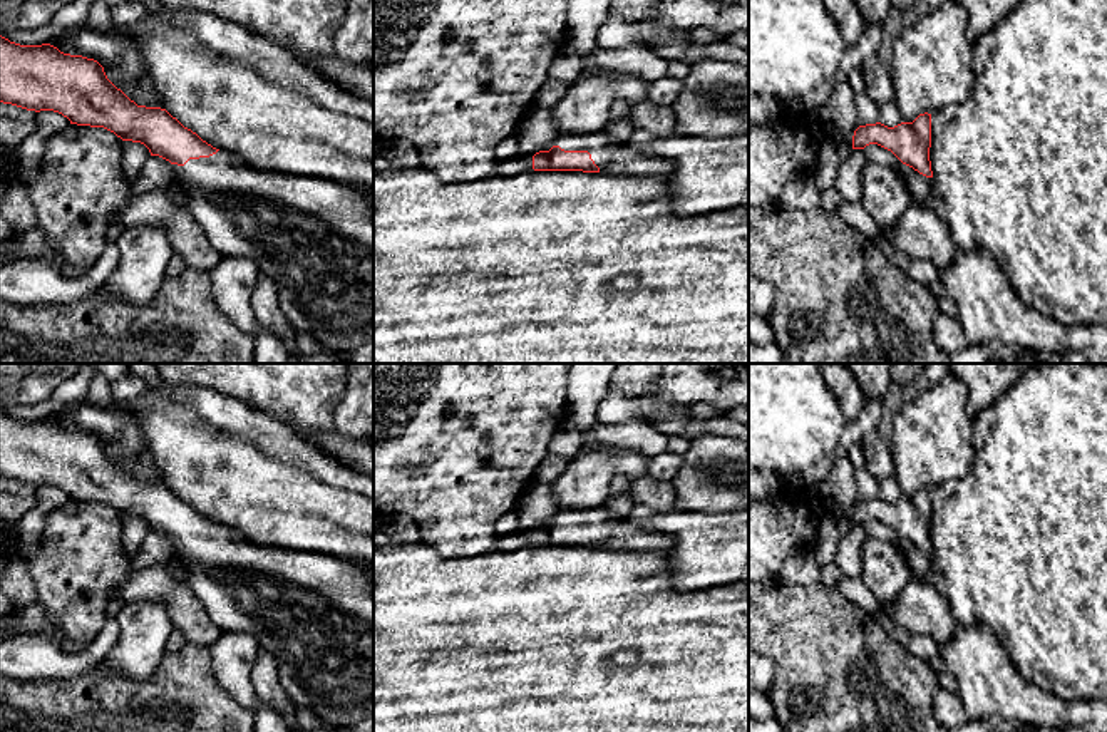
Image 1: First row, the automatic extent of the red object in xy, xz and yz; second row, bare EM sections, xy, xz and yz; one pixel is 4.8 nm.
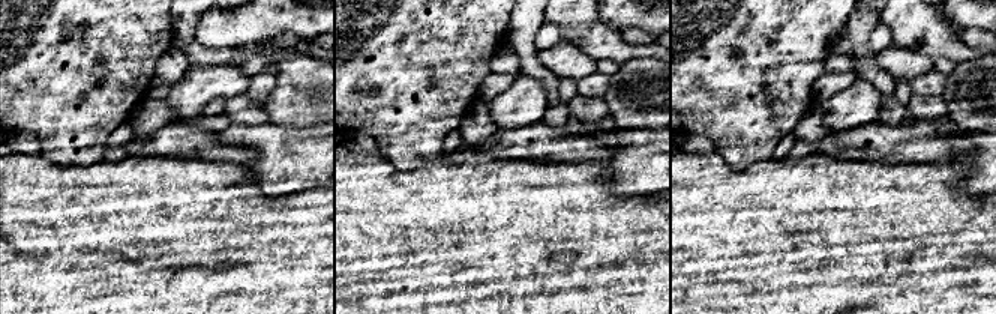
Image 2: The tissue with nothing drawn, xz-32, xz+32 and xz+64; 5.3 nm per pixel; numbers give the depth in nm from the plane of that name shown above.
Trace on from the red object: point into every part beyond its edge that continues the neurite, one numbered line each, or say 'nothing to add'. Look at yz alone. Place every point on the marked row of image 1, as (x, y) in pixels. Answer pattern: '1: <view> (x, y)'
1: yz (918, 186)

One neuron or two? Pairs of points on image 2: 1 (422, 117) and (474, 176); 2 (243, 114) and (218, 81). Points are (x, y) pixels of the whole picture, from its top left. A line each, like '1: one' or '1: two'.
1: two
2: two

